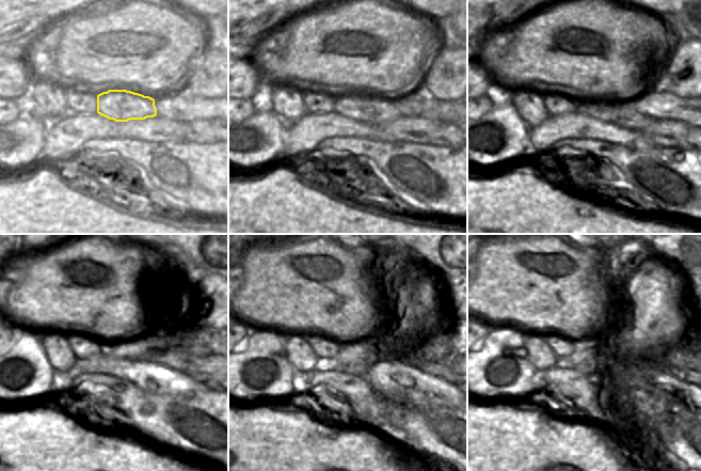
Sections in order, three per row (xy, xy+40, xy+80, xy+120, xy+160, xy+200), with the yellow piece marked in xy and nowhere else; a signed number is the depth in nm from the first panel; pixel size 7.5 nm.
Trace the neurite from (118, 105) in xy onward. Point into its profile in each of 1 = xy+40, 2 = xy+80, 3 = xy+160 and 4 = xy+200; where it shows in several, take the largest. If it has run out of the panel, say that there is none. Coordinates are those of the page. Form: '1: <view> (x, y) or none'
1: xy+40 (369, 110)
2: xy+80 (623, 115)
3: xy+160 (439, 349)
4: xy+200 (683, 359)

